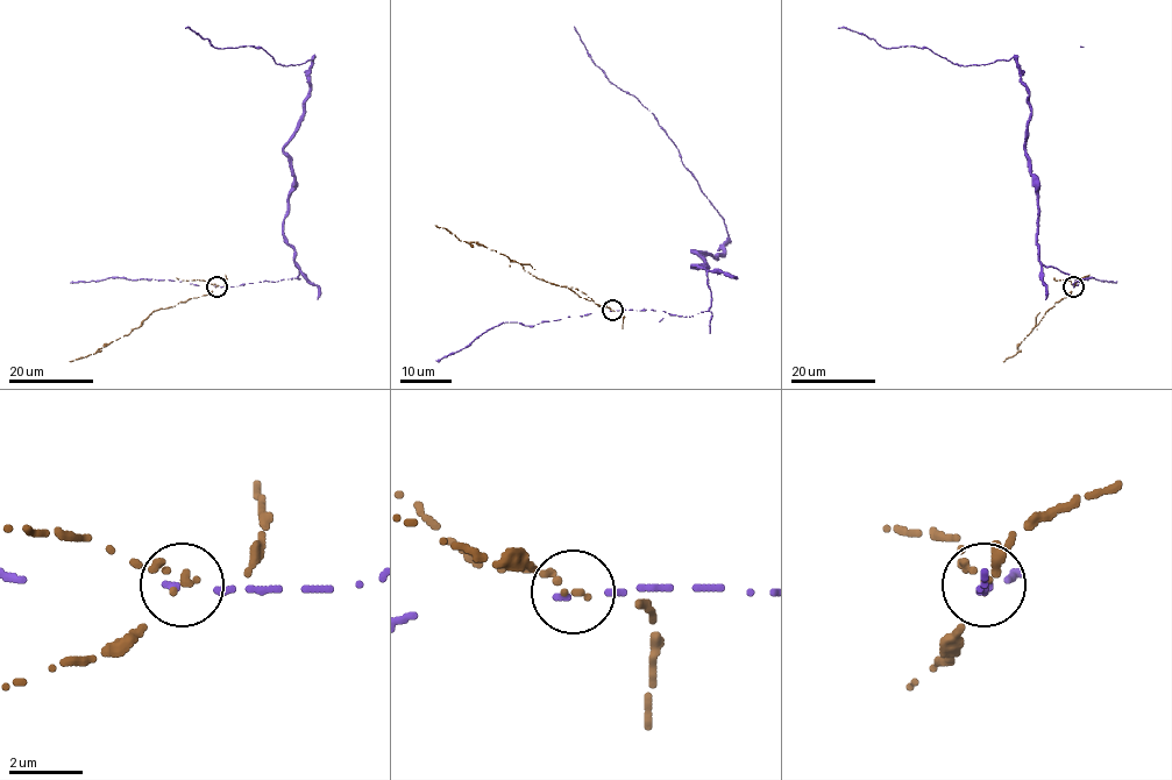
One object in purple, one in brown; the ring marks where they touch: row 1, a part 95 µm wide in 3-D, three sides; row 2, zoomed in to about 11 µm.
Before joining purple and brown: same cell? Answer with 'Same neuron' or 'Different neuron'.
Different neuron

